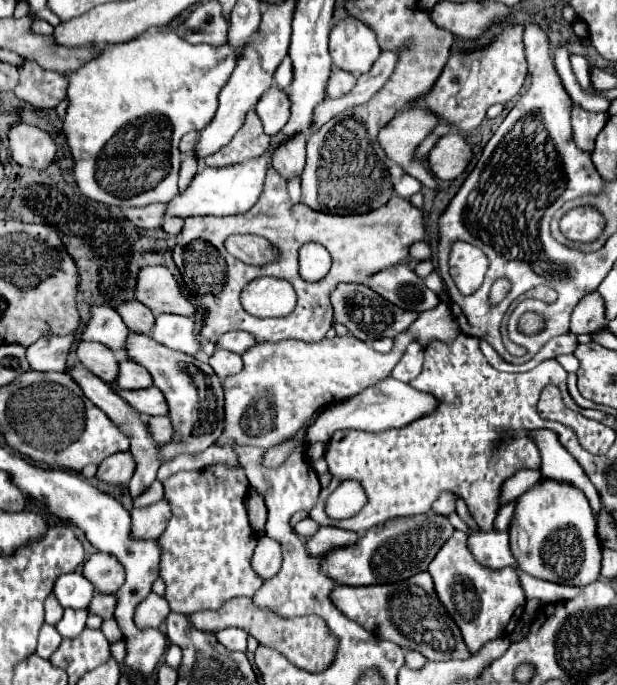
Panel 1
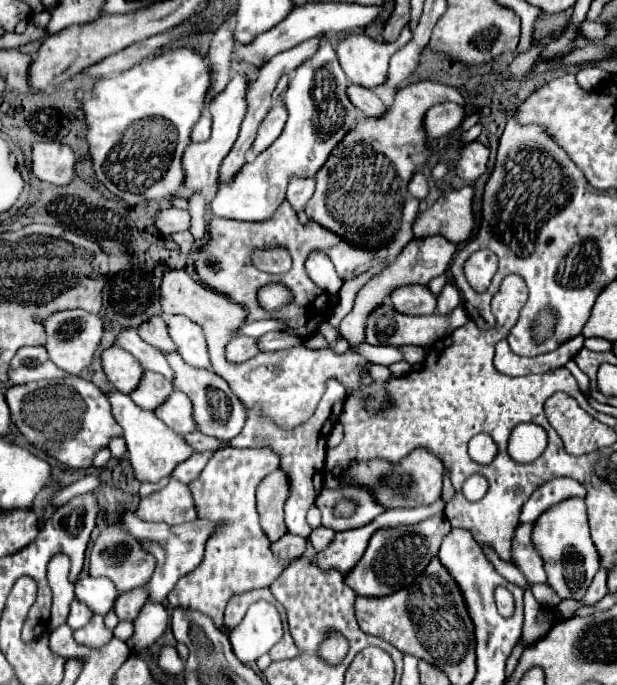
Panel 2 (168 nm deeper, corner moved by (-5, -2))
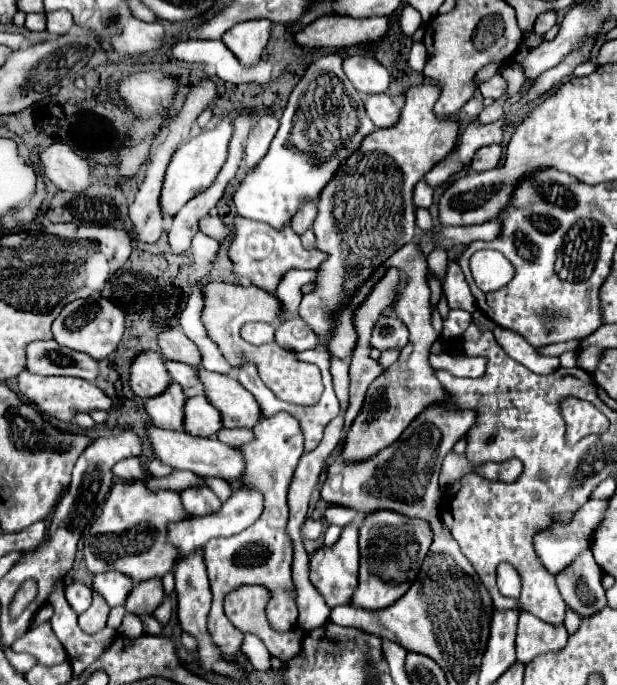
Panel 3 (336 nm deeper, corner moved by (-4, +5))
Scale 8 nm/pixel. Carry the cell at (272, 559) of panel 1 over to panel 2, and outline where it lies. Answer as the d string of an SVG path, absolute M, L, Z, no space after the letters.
M288 533L288 535L284 535L278 543L272 543L272 551L274 551L274 555L280 557L280 559L290 559L290 561L294 561L294 559L298 559L298 557L304 555L306 543L308 543L306 537L298 537L298 535Z

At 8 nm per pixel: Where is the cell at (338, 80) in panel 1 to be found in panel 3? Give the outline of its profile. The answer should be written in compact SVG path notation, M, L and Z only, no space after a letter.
M365 94L365 110L377 128L387 128L399 118L399 106L387 94Z

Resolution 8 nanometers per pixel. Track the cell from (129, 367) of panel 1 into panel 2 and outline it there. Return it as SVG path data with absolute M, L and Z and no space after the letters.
M146 371L140 385L136 387L136 391L130 397L134 403L138 403L138 407L142 407L146 411L156 411L168 399L168 395L172 391L174 391L174 387L166 377Z

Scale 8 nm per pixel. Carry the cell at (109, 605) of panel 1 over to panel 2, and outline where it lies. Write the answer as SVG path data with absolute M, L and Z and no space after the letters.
M144 587L132 589L128 593L122 593L116 599L114 611L116 611L118 619L122 619L122 621L134 621L138 617L138 613L142 611L142 607L146 605L146 601L148 601L148 595L146 595Z

